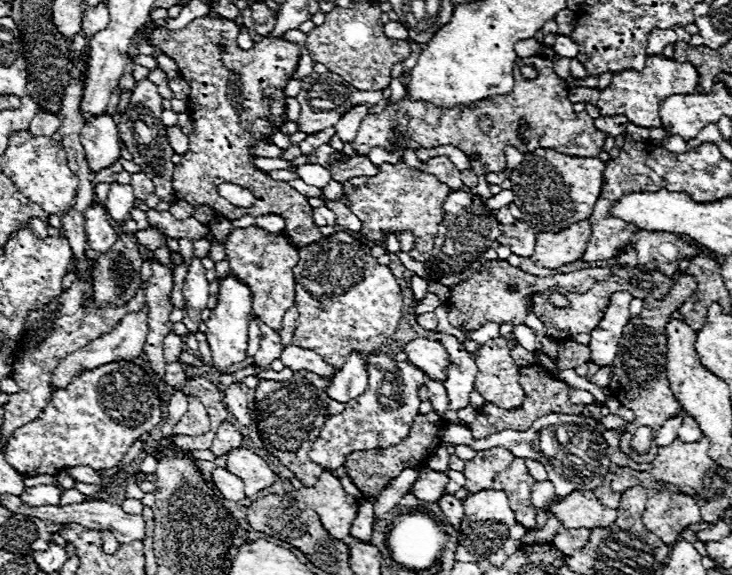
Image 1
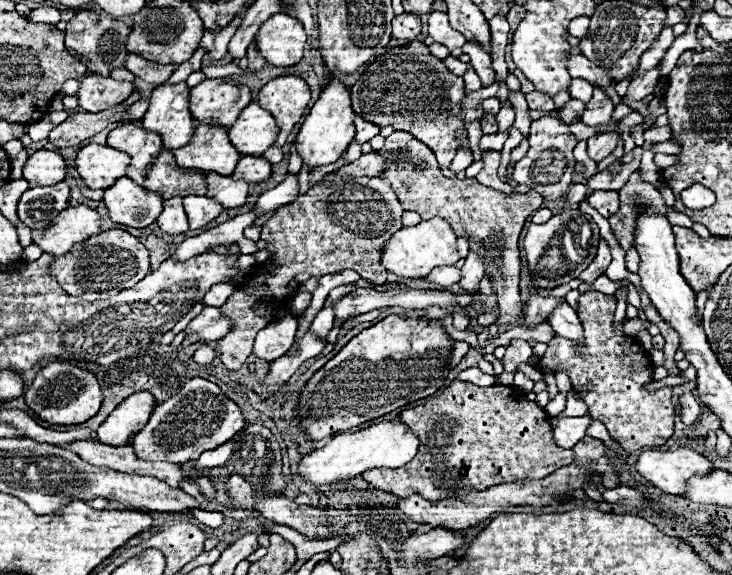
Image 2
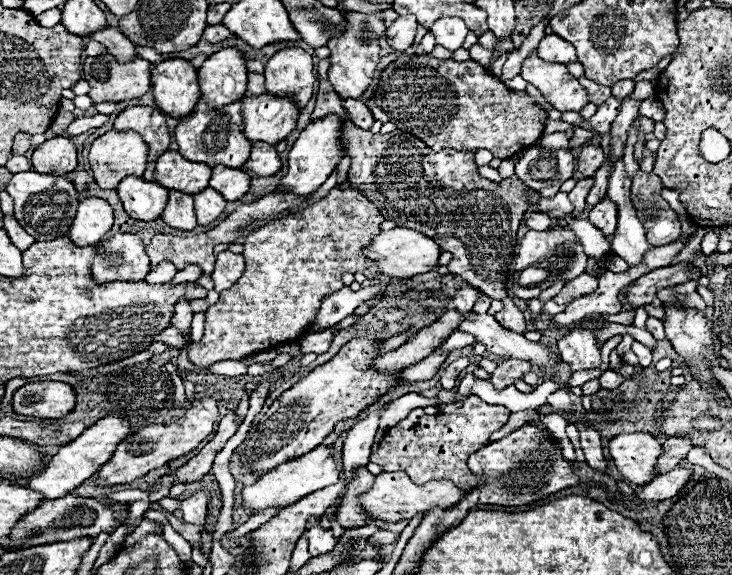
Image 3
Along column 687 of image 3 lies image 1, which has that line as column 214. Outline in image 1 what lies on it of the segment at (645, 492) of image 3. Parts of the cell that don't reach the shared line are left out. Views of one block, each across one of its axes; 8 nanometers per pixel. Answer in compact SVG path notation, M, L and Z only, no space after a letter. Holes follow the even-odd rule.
M216 468L212 470L212 480L216 484L216 488L222 492L222 496L230 502L240 502L244 500L244 482L234 476L232 472L228 472L226 468Z

